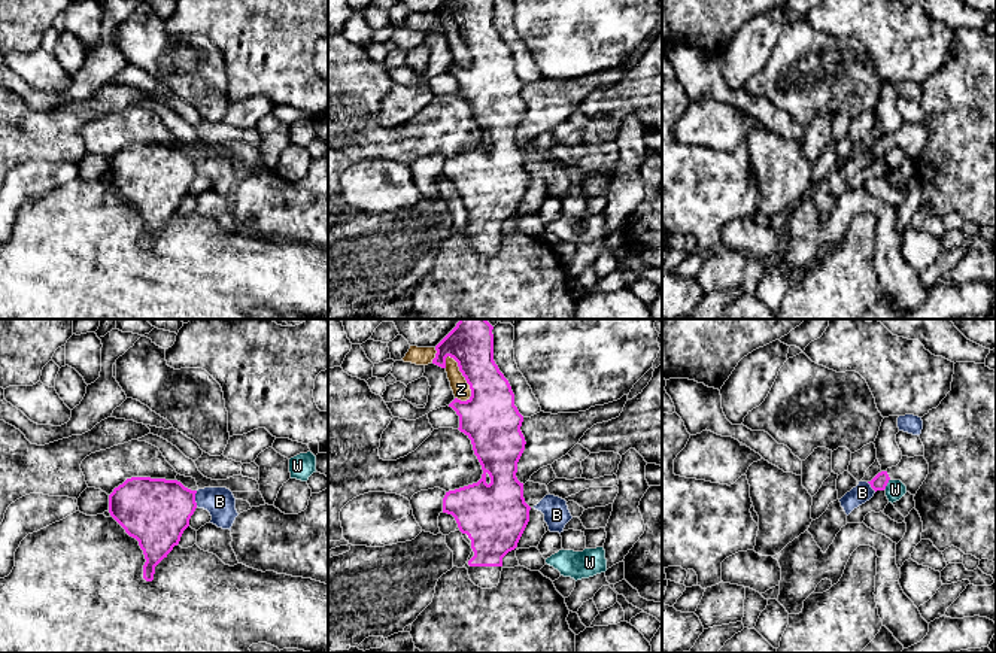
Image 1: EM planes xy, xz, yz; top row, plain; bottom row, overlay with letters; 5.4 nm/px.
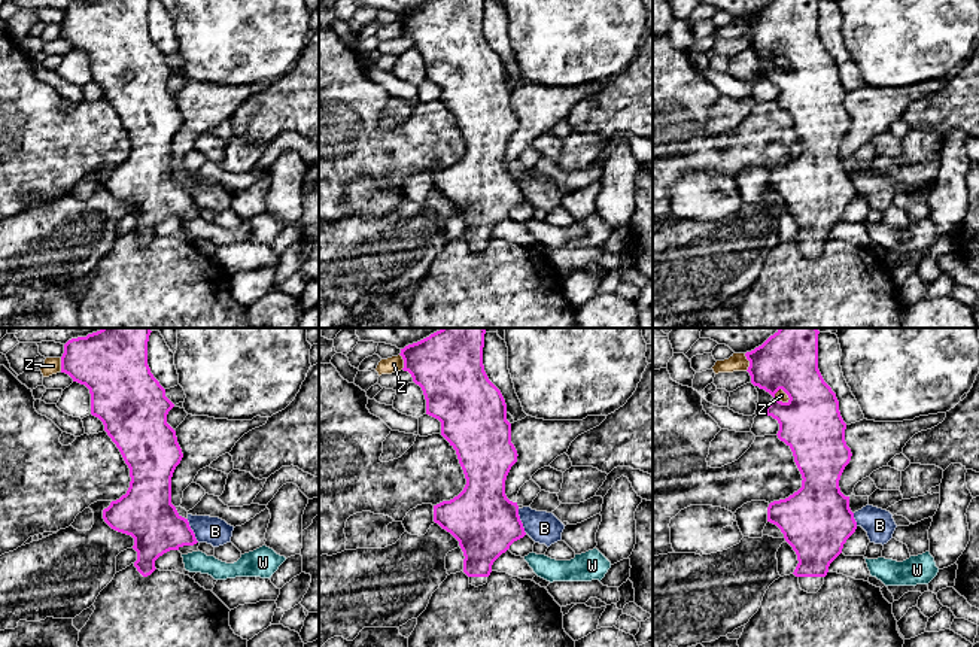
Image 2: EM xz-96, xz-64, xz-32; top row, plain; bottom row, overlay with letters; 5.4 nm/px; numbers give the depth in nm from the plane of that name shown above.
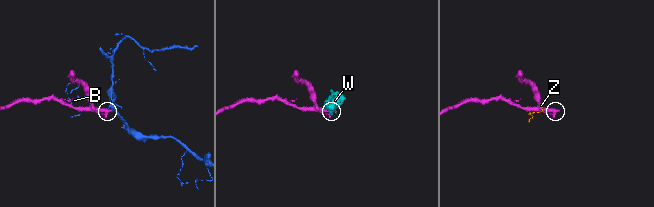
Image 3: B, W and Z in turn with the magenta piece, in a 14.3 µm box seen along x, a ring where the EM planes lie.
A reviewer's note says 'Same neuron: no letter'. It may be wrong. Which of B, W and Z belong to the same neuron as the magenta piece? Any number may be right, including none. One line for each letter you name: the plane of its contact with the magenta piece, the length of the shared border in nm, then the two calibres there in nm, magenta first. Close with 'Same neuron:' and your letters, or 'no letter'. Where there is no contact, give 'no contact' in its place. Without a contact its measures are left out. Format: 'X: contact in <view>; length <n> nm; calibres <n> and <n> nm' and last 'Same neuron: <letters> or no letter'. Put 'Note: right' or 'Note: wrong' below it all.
Same neuron: no letter
Note: right

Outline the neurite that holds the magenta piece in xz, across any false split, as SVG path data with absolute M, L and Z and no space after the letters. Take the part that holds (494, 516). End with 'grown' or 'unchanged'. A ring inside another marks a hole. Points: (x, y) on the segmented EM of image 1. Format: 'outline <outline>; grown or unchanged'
outline M459 319L456 326L435 346L432 364L446 368L446 358L458 362L459 371L471 389L467 401L455 398L452 407L459 416L459 431L473 444L483 474L477 483L449 490L443 498L443 513L452 514L462 534L471 540L474 556L465 564L470 580L482 587L497 587L502 571L502 558L517 547L529 522L531 507L523 498L523 483L516 477L517 462L525 450L520 431L523 416L514 406L508 380L494 361L494 326L486 319Z; grown

